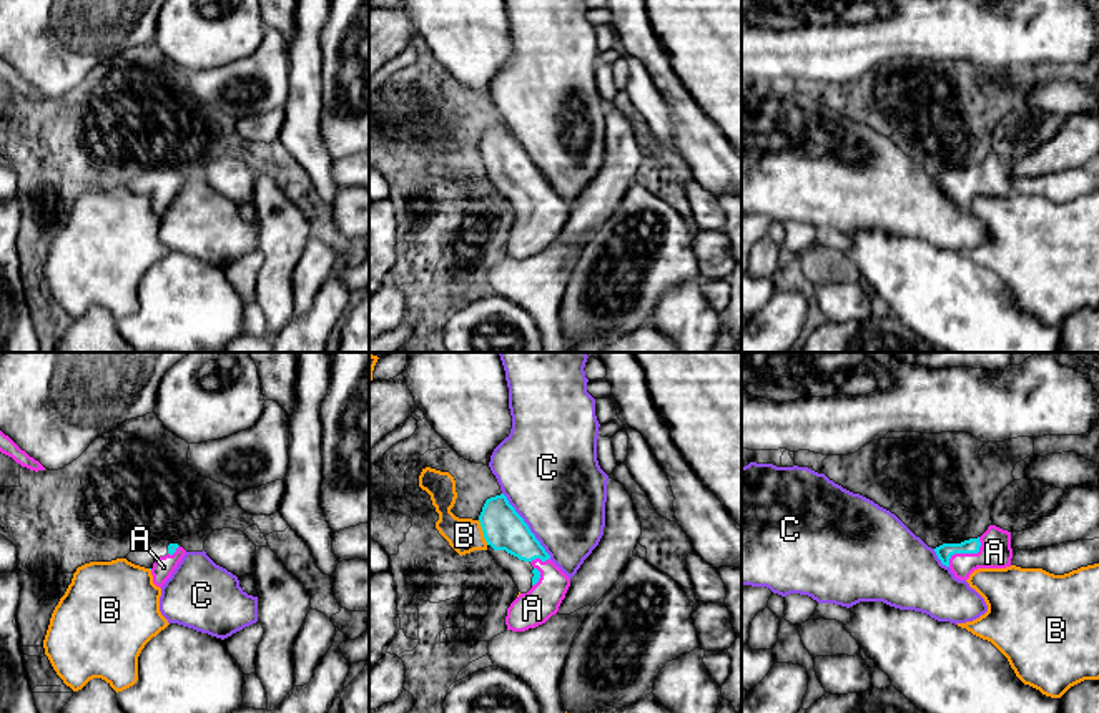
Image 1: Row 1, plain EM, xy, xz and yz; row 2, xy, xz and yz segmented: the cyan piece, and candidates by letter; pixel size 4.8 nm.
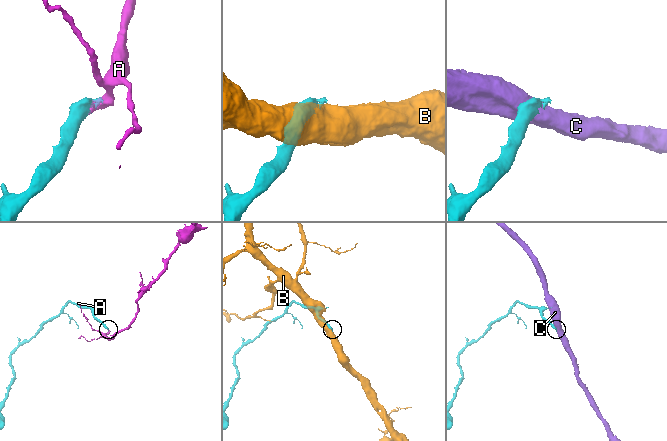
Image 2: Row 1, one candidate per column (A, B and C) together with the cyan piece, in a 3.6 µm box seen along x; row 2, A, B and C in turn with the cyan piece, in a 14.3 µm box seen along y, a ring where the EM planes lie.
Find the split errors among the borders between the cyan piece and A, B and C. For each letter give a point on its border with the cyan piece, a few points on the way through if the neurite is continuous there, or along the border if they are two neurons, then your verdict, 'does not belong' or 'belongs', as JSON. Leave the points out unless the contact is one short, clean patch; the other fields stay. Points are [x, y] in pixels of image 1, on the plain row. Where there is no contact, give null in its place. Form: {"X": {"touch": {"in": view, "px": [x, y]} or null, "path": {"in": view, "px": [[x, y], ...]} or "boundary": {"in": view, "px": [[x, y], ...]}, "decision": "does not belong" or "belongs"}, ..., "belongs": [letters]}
{"A": {"touch": {"in": "yz", "px": [966, 180]}, "path": {"in": "yz", "px": [[971, 173], [966, 180], [995, 180]]}, "decision": "belongs"}, "B": {"touch": {"in": "xz", "px": [482, 158]}, "decision": "does not belong"}, "C": {"touch": {"in": "xz", "px": [527, 153]}, "boundary": {"in": "xz", "px": [[502, 120], [551, 185]]}, "decision": "does not belong"}, "belongs": ["A"]}

